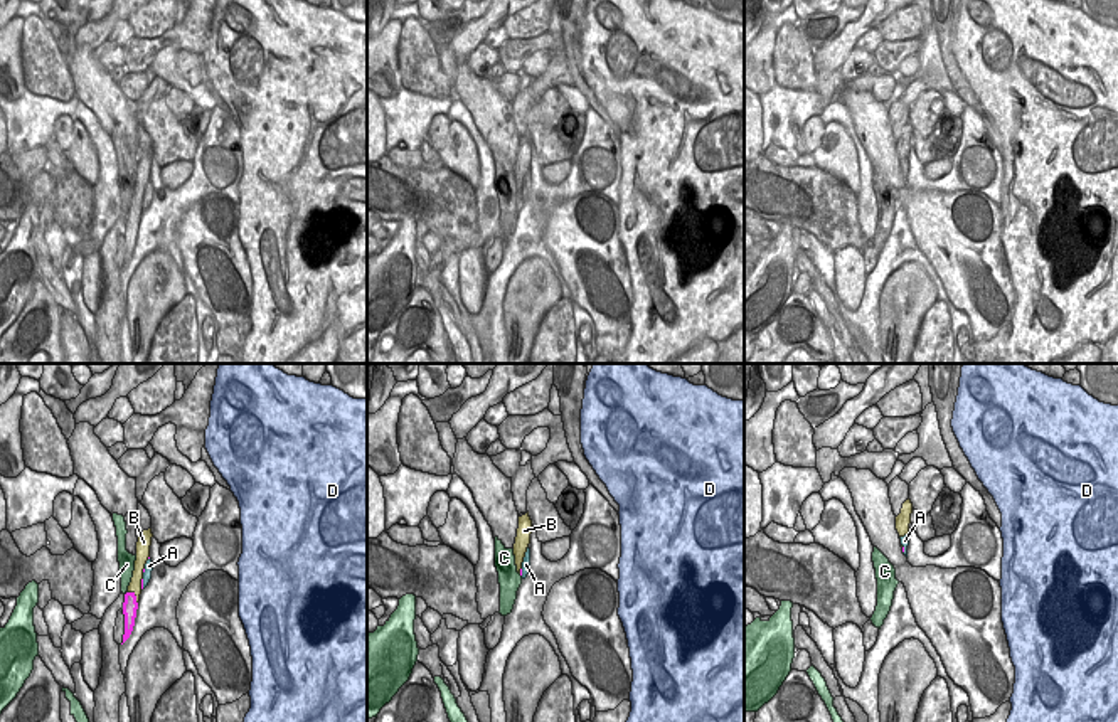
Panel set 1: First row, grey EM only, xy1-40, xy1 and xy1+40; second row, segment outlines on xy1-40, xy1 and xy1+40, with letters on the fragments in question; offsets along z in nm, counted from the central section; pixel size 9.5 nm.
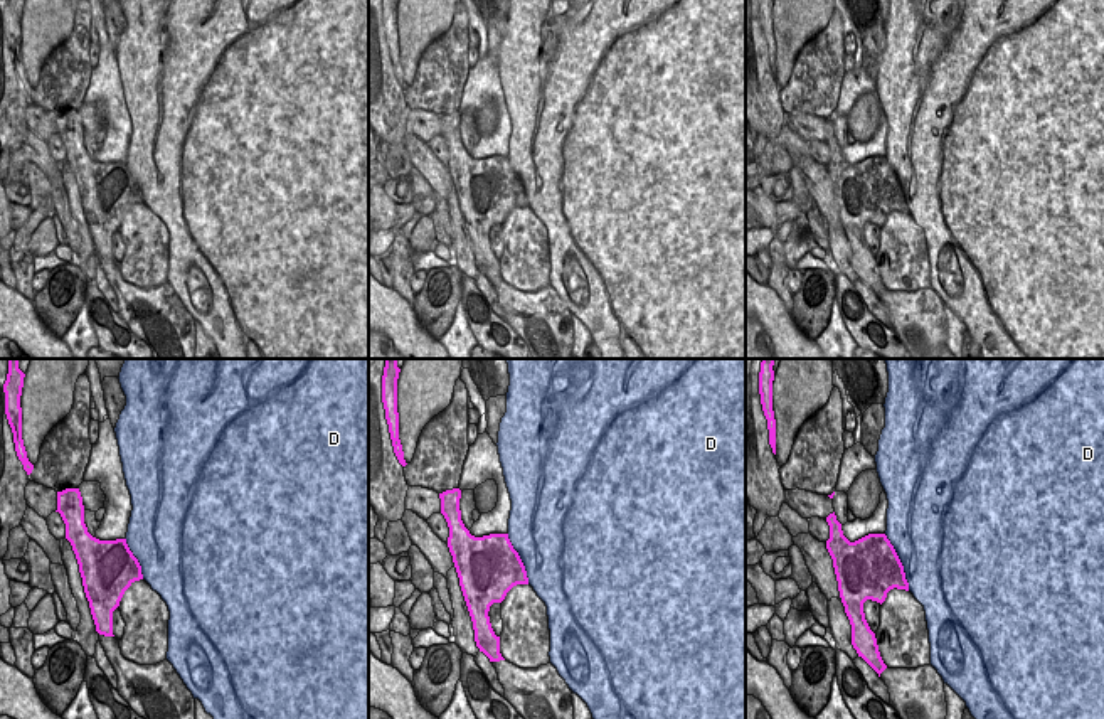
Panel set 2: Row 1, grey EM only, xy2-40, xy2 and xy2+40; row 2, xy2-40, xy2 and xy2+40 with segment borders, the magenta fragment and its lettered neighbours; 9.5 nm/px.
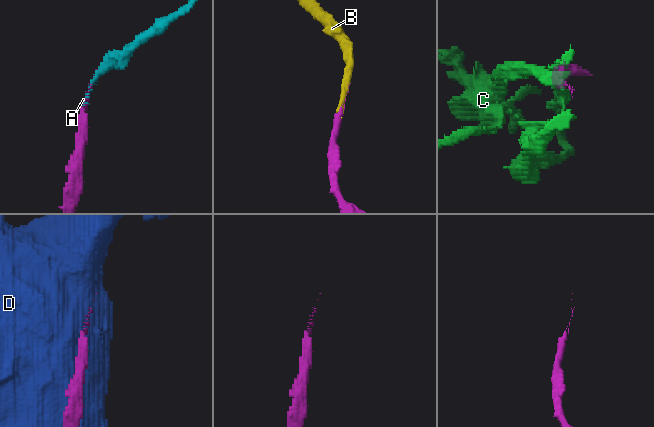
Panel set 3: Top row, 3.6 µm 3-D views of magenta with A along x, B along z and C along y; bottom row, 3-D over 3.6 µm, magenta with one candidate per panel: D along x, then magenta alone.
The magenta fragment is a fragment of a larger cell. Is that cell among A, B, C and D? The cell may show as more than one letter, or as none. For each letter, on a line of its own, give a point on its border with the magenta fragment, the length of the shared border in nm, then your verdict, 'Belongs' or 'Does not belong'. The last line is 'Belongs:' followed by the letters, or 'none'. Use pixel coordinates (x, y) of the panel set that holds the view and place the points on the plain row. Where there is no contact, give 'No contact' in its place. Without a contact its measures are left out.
A: Touches magenta at xy1-40 (142, 207). Shared border 100 nm. Does not belong
B: Touches magenta at xy1-40 (135, 219). Shared border 150 nm. Belongs
C: No contact. Does not belong
D: Touches magenta at xy2+40 (901, 186). Shared border 600 nm. Does not belong
Belongs: B.

